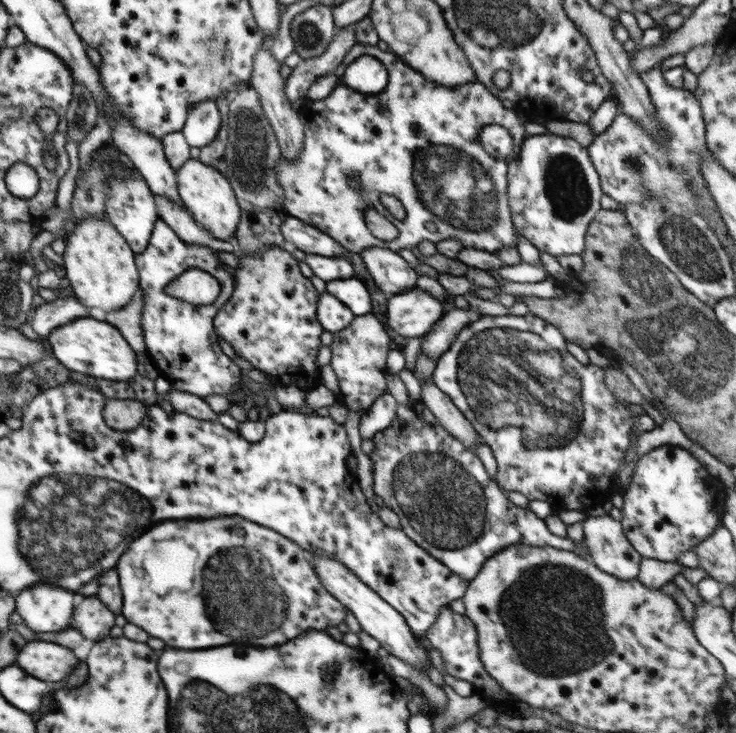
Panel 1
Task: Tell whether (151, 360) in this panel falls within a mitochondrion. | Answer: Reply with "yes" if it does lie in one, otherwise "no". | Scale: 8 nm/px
no

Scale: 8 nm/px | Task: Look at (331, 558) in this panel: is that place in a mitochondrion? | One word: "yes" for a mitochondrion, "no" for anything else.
no

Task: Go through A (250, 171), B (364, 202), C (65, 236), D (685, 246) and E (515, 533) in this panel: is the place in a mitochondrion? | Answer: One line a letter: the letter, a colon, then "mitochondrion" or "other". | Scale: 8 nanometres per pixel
A: mitochondrion
B: other
C: other
D: mitochondrion
E: other

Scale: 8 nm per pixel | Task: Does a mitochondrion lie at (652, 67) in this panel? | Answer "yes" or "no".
no

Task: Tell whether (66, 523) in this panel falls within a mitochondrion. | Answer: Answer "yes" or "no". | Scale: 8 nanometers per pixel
yes

